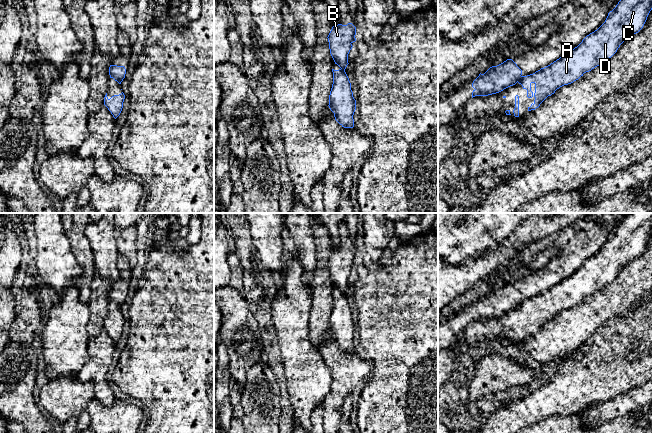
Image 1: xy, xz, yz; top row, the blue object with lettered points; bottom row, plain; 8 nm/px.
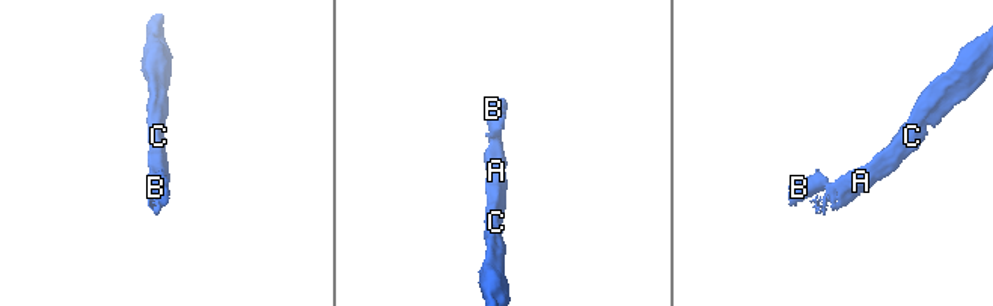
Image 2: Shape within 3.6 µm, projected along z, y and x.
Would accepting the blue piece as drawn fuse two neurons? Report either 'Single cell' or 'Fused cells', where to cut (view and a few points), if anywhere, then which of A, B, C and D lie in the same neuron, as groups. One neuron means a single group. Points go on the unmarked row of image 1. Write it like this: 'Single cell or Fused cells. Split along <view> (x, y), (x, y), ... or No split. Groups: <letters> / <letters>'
Fused cells. Split along yz (521, 300), (516, 305). Groups: A C D / B

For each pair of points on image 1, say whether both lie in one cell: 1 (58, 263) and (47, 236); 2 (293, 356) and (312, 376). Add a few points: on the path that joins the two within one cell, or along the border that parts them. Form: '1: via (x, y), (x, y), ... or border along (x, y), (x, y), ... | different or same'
1: via (55, 256), (52, 243) | same
2: via (298, 361), (307, 371) | same

